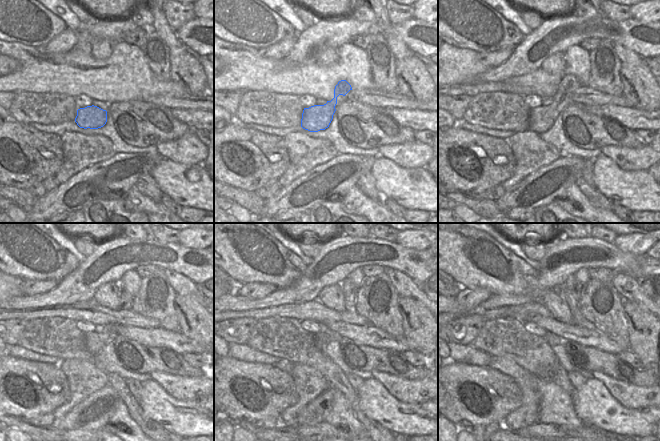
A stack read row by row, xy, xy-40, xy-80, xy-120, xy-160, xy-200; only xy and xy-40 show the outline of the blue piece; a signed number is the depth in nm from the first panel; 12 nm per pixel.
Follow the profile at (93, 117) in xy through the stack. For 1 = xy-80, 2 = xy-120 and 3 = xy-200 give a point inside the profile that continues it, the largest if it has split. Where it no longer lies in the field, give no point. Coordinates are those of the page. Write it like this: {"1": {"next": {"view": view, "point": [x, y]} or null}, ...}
{"1": {"next": {"view": "xy-80", "point": [541, 119]}}, "2": {"next": {"view": "xy-120", "point": [95, 341]}}, "3": {"next": {"view": "xy-200", "point": [573, 286]}}}

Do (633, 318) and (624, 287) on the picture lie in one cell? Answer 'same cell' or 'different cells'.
different cells

